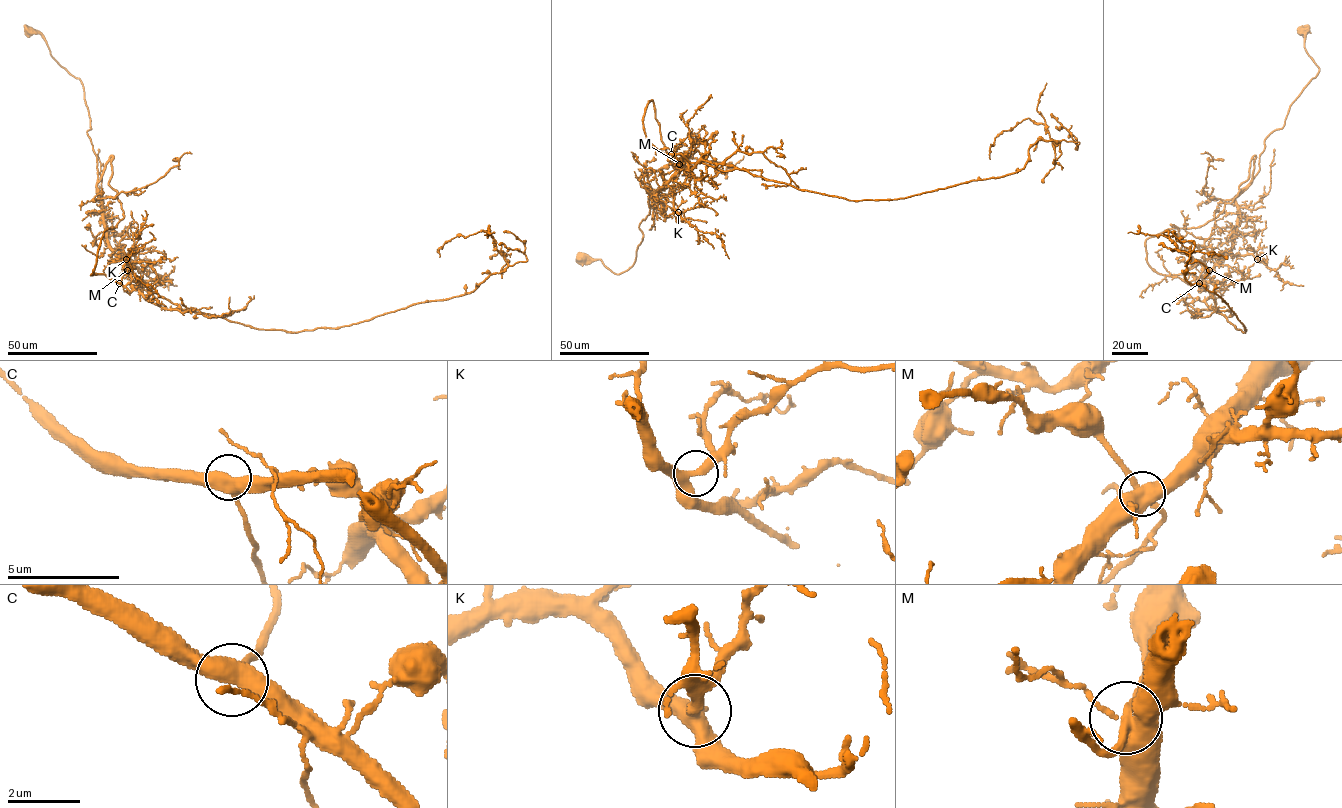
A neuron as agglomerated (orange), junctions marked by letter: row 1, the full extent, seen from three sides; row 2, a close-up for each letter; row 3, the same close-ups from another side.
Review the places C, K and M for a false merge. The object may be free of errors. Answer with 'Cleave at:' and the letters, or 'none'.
Cleave at: none

